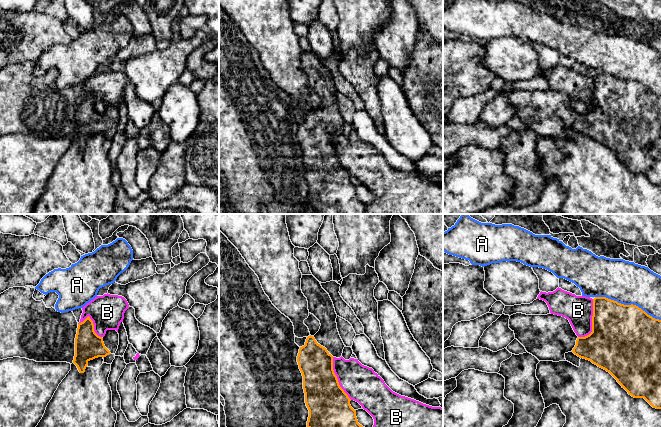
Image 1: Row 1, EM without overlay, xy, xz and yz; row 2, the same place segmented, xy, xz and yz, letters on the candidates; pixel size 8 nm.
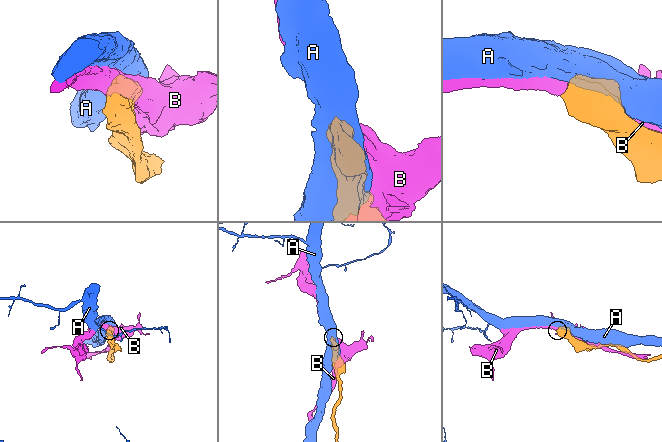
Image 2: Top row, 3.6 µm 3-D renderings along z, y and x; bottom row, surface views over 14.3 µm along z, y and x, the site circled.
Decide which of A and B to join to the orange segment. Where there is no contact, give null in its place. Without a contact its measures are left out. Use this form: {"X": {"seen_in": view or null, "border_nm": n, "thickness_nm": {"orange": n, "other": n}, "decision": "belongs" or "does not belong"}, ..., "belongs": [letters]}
{"A": {"seen_in": "yz", "border_nm": 550, "thickness_nm": {"orange": 500, "other": 340}, "decision": "does not belong"}, "B": {"seen_in": "yz", "border_nm": 340, "thickness_nm": {"orange": 460, "other": 220}, "decision": "does not belong"}, "belongs": []}

